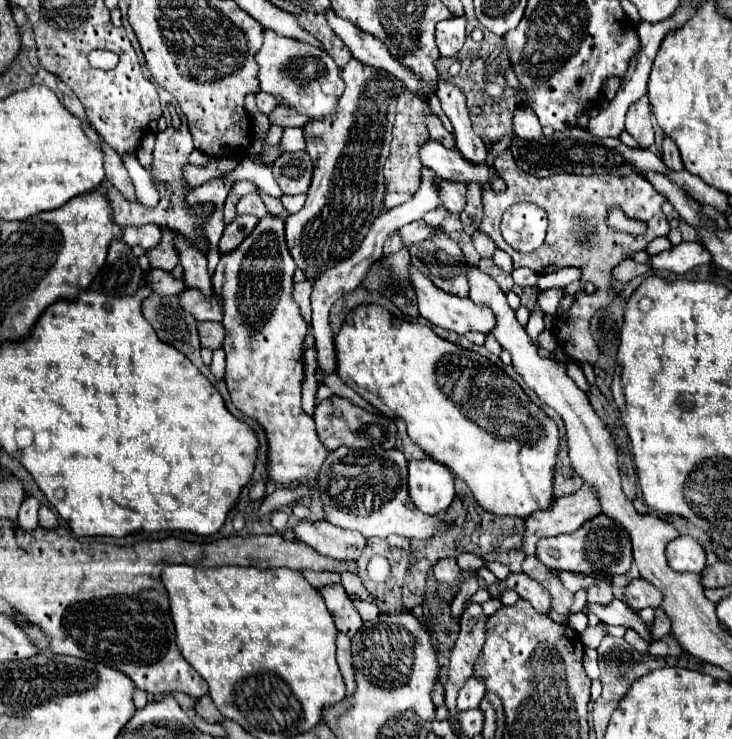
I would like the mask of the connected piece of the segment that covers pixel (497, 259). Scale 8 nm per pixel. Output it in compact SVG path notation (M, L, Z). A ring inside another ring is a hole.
M497 249L494 253L494 264L503 269L506 273L512 273L514 270L512 259L509 255L506 255L506 252Z

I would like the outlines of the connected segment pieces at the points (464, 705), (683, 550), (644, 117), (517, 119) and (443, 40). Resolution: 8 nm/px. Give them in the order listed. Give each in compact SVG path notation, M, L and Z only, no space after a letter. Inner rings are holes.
M470 677L470 681L466 681L466 685L458 691L458 709L474 709L480 705L482 697L486 695L486 687L482 685L482 681L478 681L478 677Z
M682 535L670 541L666 547L666 557L668 565L680 573L702 573L702 569L706 567L706 553L700 543L694 541L690 535Z
M648 97L638 99L630 105L626 115L626 131L644 147L648 149L654 143L654 129L650 123L650 103Z
M518 105L514 109L514 133L520 139L540 139L542 127L538 123L536 113L530 113L526 105Z
M454 17L436 25L436 45L440 57L454 57L466 41L466 17Z

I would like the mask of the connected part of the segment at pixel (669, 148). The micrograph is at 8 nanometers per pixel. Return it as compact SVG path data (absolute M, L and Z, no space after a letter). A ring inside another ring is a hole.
M664 137L664 143L662 143L662 161L668 169L672 171L682 171L684 165L680 161L680 153L678 153L678 147L672 143L672 139Z

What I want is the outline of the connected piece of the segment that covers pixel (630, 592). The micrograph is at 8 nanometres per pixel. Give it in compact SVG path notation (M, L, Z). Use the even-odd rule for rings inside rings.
M634 579L626 587L626 599L632 609L644 609L644 607L658 607L662 603L662 593L654 585L650 585L644 579Z

